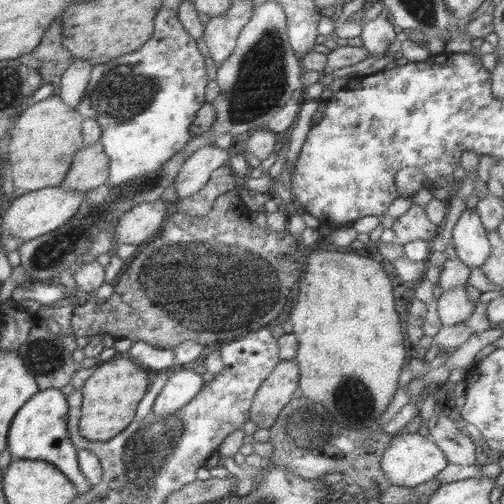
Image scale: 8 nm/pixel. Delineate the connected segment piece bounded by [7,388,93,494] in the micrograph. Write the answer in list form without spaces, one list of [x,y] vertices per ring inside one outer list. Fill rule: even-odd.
[[[59,388],[39,390],[18,412],[10,423],[7,436],[7,446],[12,461],[44,460],[58,467],[70,482],[77,488],[79,494],[88,492],[93,486],[82,474],[78,466],[78,449],[73,445],[67,429],[69,404],[68,397]]]

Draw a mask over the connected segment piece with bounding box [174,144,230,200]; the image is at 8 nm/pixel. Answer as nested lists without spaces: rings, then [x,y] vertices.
[[[215,144],[199,148],[182,165],[180,173],[174,178],[174,191],[178,200],[198,193],[212,176],[214,170],[229,164],[230,154]]]

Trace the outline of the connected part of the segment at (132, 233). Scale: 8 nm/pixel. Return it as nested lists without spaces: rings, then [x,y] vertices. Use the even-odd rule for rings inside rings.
[[[168,201],[146,202],[122,214],[116,224],[114,241],[116,244],[140,245],[148,243],[161,231],[166,218]]]

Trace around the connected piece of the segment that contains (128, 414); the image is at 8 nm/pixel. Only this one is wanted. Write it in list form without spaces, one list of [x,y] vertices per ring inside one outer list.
[[[132,358],[110,359],[95,368],[80,390],[83,403],[81,416],[78,418],[79,433],[89,441],[107,441],[120,434],[135,420],[137,406],[152,381],[150,374],[152,373],[148,369]]]

